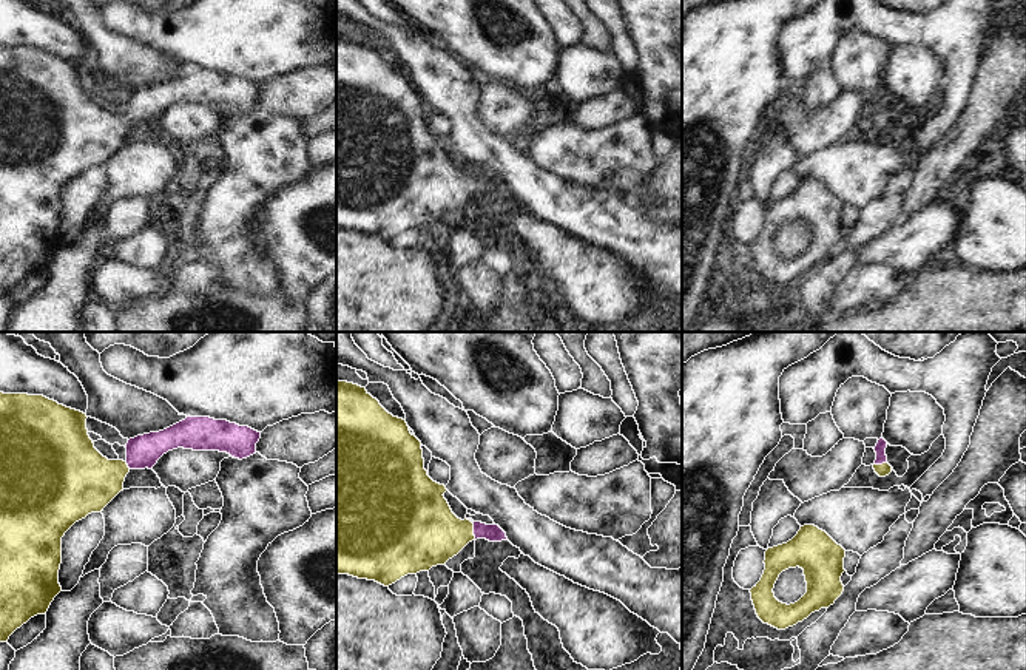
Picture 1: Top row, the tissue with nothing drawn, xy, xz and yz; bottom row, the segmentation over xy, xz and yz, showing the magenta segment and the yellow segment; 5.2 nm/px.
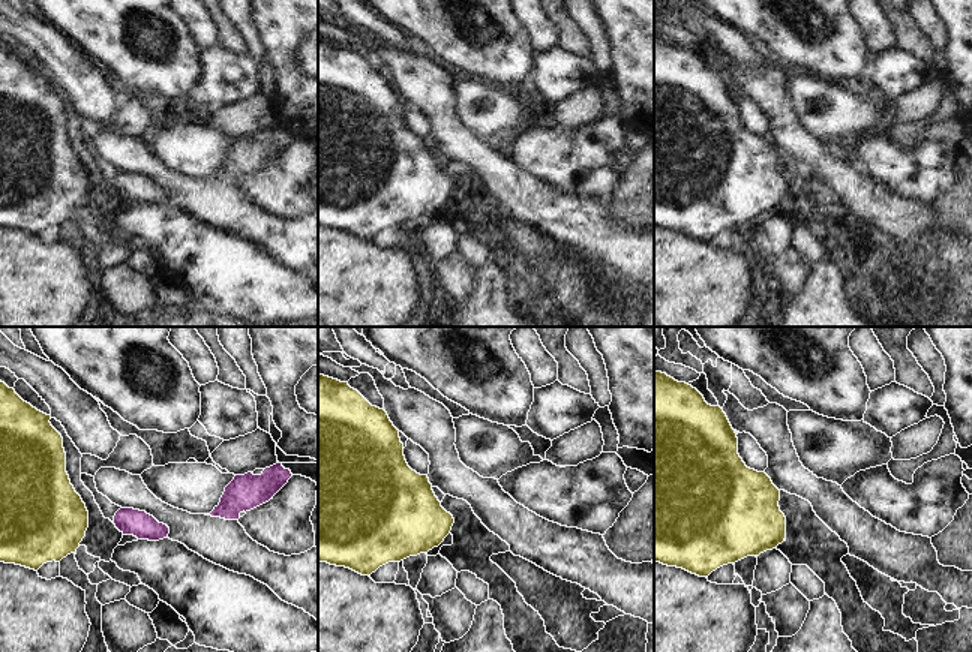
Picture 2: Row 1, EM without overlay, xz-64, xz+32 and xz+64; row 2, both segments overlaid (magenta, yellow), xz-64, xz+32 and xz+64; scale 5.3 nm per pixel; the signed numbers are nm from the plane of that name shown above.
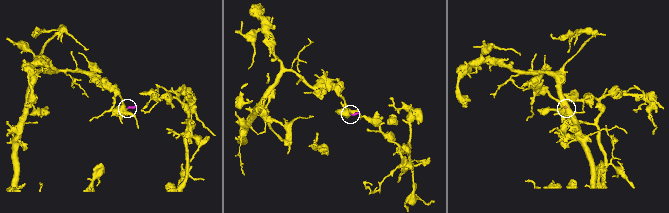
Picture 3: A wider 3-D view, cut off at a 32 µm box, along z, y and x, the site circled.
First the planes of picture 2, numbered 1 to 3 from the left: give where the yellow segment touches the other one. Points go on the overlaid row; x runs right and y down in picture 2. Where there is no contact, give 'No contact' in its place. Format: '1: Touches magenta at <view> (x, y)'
1: No contact
2: No contact
3: No contact

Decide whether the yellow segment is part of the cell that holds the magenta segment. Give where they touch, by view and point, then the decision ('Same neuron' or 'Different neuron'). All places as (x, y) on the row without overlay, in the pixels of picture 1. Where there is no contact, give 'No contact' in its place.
Touches magenta at xz (474, 186). Same neuron

